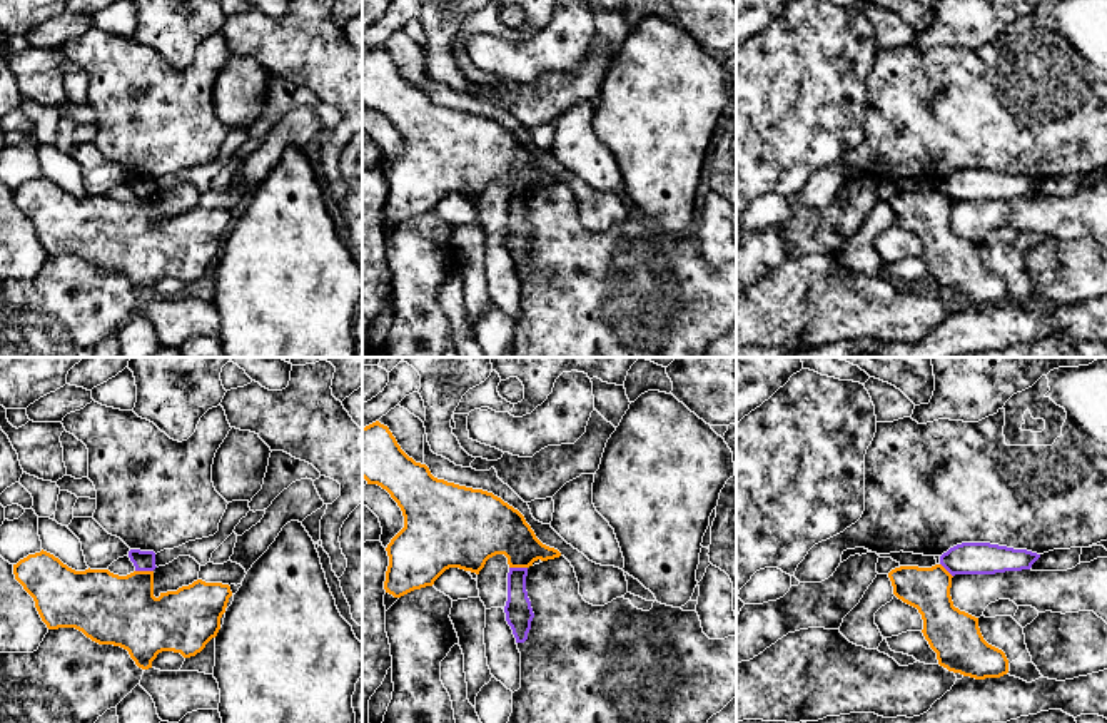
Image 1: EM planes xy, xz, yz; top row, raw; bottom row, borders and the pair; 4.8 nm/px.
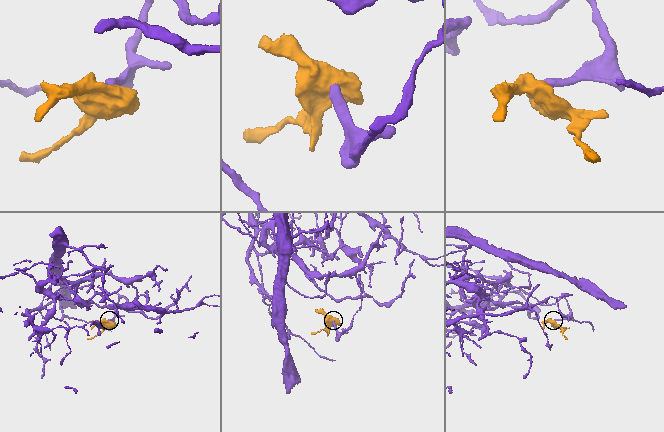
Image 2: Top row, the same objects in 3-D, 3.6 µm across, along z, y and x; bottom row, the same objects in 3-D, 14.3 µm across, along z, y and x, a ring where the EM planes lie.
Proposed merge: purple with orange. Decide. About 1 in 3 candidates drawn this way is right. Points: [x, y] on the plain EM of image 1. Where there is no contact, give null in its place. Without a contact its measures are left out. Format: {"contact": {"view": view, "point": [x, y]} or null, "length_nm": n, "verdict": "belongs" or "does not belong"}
{"contact": {"view": "xy", "point": [144, 196]}, "length_nm": 90, "verdict": "does not belong"}

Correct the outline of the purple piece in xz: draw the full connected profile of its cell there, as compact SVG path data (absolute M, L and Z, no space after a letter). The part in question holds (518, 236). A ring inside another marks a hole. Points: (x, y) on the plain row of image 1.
M509 194L508 227L504 232L506 247L513 255L516 269L524 269L534 244L531 227L526 217L528 194Z

